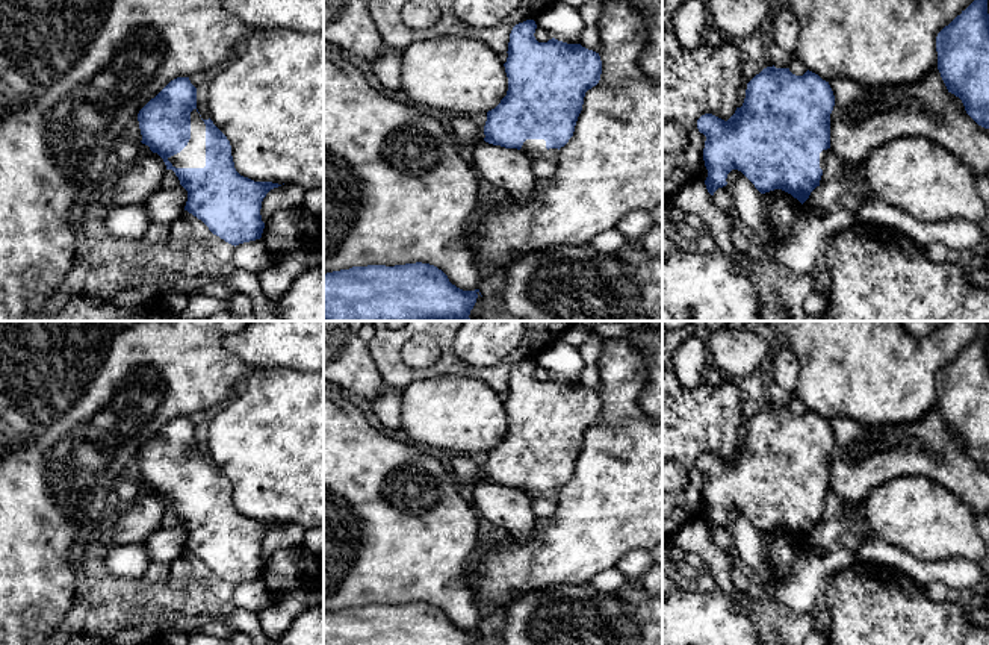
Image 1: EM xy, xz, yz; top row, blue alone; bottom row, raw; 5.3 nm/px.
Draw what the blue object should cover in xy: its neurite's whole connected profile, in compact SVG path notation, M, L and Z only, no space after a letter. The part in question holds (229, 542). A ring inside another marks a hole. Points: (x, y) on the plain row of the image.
M189 416L171 419L139 450L138 460L141 481L163 498L166 509L172 509L188 530L184 550L234 586L262 577L265 568L260 554L262 541L271 528L281 524L254 521L236 510L230 480L210 457L201 457L197 448L197 427Z

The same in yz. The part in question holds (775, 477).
M774 404L764 407L747 422L743 445L727 460L712 453L697 459L699 471L706 475L703 500L708 531L714 534L727 524L727 513L738 509L761 533L782 528L803 544L820 525L827 503L833 445L833 430L818 413L808 409L795 415L789 407Z

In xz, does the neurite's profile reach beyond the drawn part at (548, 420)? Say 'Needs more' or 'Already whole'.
Needs more

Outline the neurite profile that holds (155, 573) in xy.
M151 562L142 575L142 581L148 586L169 578L169 565Z

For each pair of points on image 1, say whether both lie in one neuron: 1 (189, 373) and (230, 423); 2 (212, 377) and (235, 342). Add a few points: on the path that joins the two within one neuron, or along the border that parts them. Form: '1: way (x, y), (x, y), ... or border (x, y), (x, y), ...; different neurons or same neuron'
1: border (233, 395), (229, 400); different neurons
2: border (221, 336), (221, 344), (248, 365); different neurons

